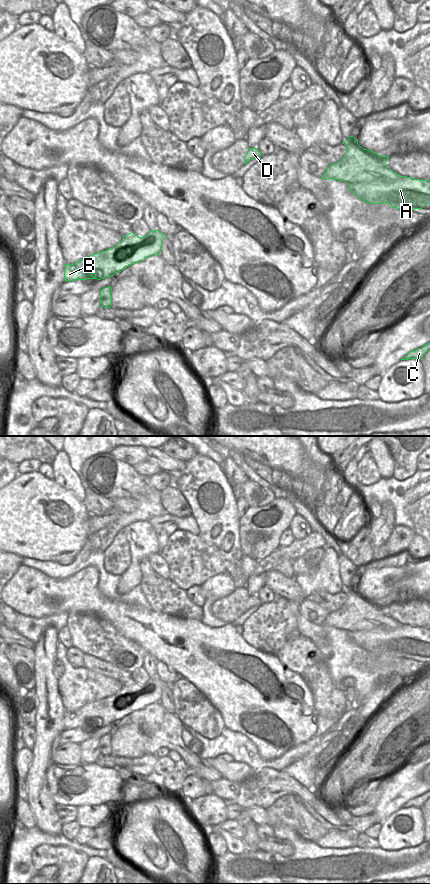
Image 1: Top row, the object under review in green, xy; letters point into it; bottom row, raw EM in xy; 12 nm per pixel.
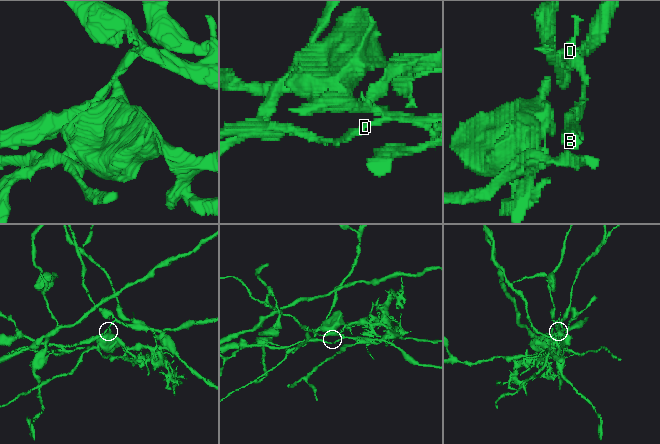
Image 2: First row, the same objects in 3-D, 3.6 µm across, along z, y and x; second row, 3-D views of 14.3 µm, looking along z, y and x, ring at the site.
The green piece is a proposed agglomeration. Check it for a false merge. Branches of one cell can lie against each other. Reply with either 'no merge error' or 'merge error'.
merge error

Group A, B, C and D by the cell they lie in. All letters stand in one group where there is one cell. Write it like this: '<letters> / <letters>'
A / B C D

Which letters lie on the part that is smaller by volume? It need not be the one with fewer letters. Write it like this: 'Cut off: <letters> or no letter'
Cut off: A.

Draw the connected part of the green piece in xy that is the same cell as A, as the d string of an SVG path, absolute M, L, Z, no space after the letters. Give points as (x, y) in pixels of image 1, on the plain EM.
M396 621L394 632L377 631L364 625L346 629L350 639L369 652L388 651L392 656L412 659L430 652L430 629L401 624Z

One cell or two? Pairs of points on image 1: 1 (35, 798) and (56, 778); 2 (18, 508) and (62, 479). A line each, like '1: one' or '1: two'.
1: two
2: two

